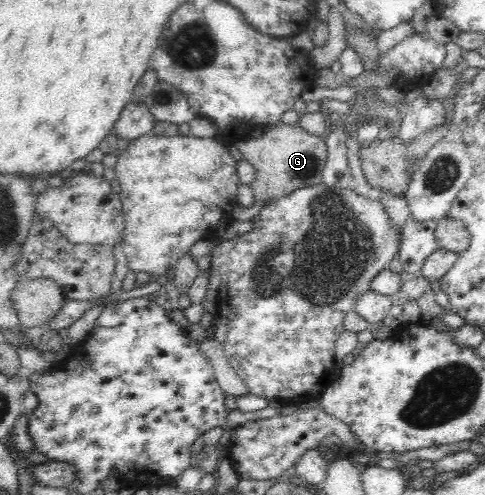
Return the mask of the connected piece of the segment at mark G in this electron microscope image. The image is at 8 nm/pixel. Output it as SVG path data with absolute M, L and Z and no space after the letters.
M279 122L277 127L264 129L260 138L246 137L233 144L240 149L242 158L254 167L255 177L249 182L254 205L266 207L299 188L322 183L322 171L328 156L324 137L311 136L296 124Z

